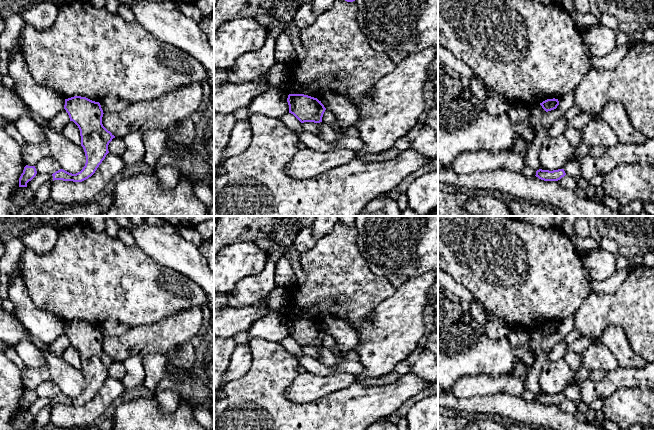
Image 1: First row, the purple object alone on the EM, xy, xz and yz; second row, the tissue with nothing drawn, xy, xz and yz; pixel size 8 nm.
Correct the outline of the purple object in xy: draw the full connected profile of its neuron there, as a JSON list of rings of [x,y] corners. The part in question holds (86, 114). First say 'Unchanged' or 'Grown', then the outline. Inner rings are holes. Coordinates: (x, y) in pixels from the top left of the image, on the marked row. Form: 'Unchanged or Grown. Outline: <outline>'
Unchanged. Outline: [[[74,96],[65,99],[64,109],[80,130],[81,146],[84,149],[86,163],[83,169],[72,174],[60,169],[52,174],[54,180],[82,182],[91,177],[106,155],[108,145],[115,136],[102,124],[103,110],[99,102],[86,97]]]

